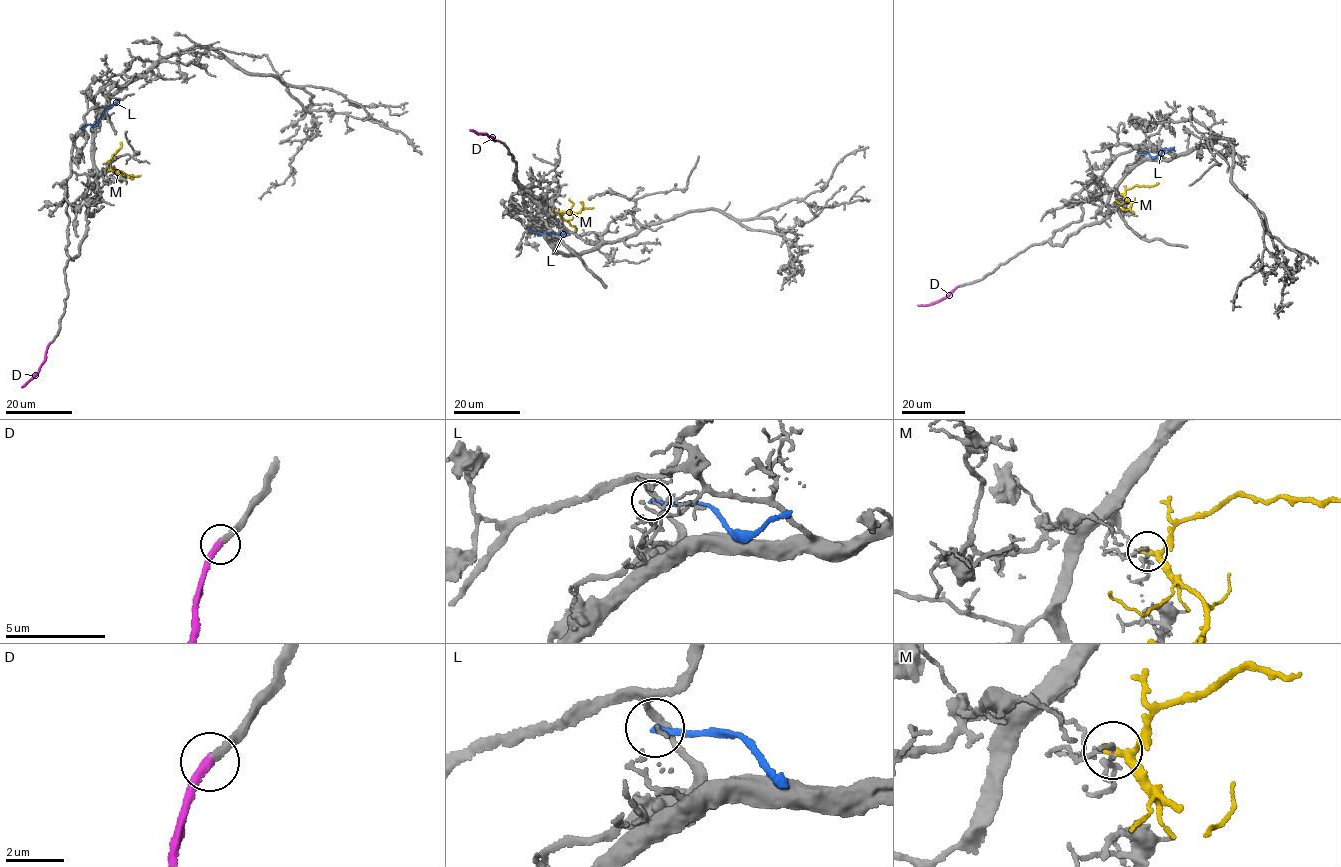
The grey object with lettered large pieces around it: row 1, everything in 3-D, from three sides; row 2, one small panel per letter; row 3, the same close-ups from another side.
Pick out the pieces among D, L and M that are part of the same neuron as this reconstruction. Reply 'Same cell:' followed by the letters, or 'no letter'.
Same cell: D

